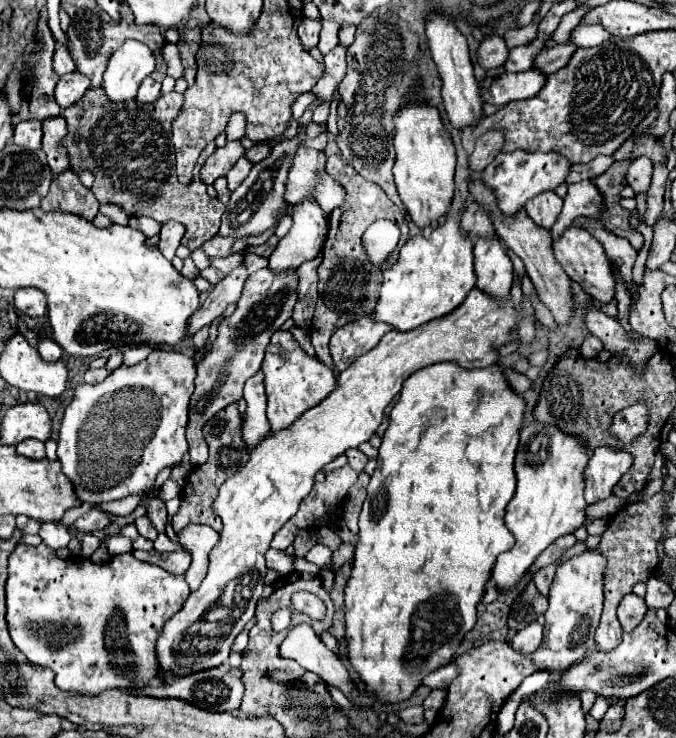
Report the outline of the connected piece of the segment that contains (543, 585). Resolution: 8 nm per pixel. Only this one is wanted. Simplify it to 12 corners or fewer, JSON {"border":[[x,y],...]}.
{"border":[[555,564],[541,568],[533,578],[543,596],[555,578]]}

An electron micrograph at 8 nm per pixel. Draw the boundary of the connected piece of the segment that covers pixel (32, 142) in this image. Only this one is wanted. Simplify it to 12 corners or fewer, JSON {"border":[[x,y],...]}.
{"border":[[41,122],[15,126],[13,142],[27,150],[41,148]]}

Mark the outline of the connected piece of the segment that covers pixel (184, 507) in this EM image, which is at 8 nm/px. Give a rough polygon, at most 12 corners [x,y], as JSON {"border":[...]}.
{"border":[[229,404],[203,436],[209,460],[187,476],[175,532],[207,524],[213,496],[249,460],[241,440],[241,414]]}

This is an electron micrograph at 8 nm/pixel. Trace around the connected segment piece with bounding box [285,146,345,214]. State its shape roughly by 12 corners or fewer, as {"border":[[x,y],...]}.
{"border":[[301,146],[285,200],[313,196],[325,214],[345,202],[345,188],[325,170],[321,150]]}

